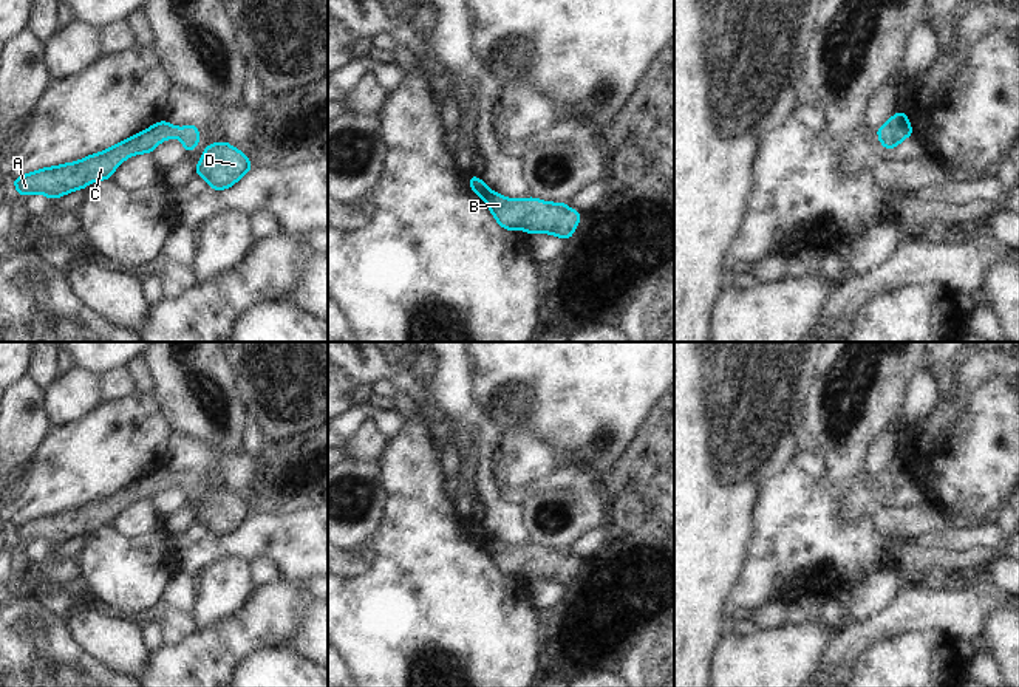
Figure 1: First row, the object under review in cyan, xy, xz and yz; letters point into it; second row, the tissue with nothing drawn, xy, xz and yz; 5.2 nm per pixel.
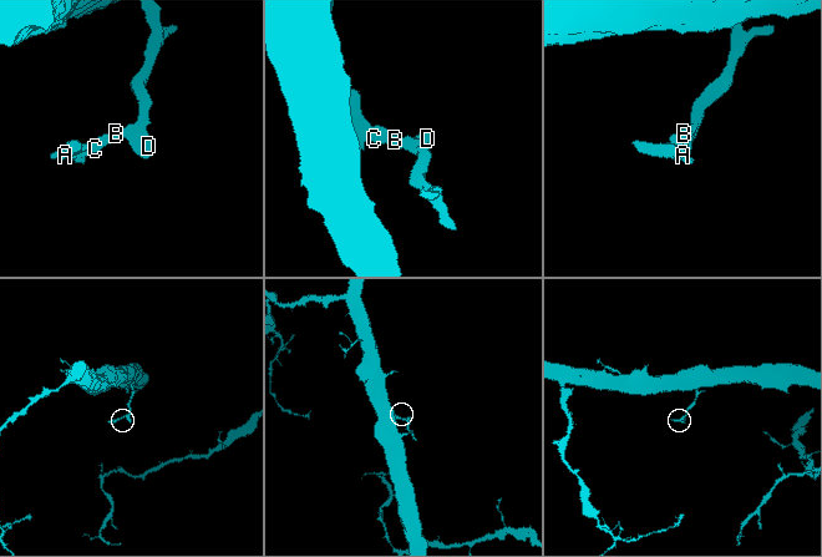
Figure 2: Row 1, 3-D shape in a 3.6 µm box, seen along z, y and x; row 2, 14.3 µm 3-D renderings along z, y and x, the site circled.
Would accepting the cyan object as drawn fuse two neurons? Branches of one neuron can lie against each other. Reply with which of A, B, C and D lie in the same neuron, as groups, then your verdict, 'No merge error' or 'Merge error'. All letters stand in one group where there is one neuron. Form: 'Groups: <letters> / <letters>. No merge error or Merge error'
Groups: A B C D. No merge error.

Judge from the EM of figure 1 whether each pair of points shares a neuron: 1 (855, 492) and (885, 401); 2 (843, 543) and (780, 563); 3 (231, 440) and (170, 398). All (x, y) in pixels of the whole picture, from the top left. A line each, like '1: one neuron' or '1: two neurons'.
1: one neuron
2: one neuron
3: one neuron

